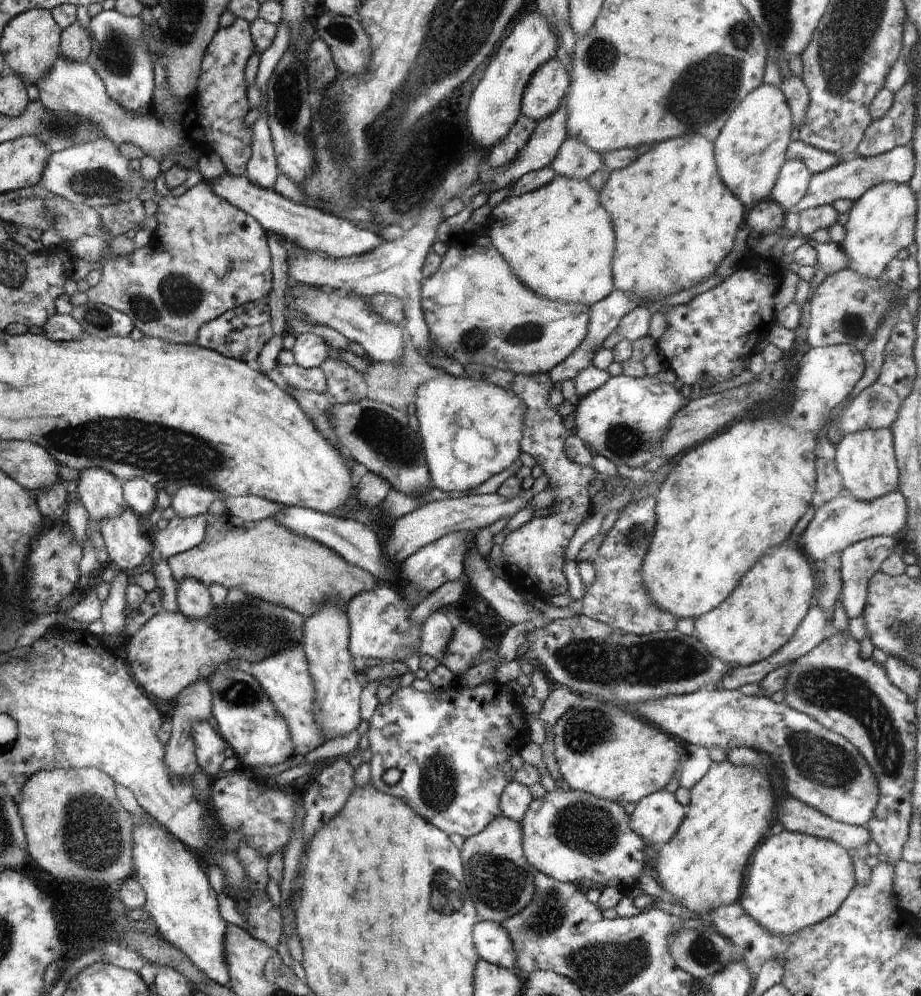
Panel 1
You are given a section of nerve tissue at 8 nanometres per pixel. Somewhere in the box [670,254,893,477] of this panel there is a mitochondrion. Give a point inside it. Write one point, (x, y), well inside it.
(853, 325)

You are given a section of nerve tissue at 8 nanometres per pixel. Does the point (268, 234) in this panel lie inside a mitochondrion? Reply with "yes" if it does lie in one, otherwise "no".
no

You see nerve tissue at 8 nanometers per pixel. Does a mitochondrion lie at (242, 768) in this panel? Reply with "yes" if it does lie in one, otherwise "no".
no

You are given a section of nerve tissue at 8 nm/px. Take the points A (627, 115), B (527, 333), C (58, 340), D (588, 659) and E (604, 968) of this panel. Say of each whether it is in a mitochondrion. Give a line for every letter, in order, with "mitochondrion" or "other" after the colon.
A: other
B: mitochondrion
C: other
D: mitochondrion
E: mitochondrion

